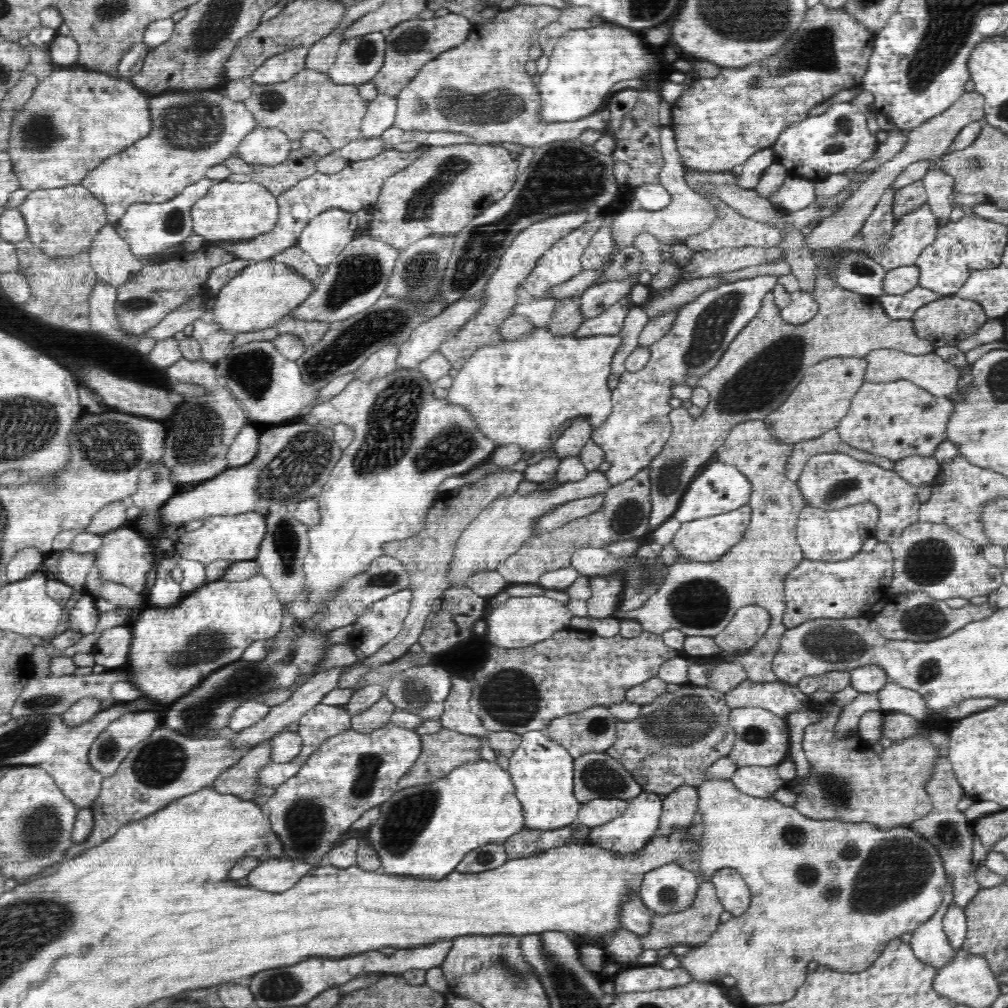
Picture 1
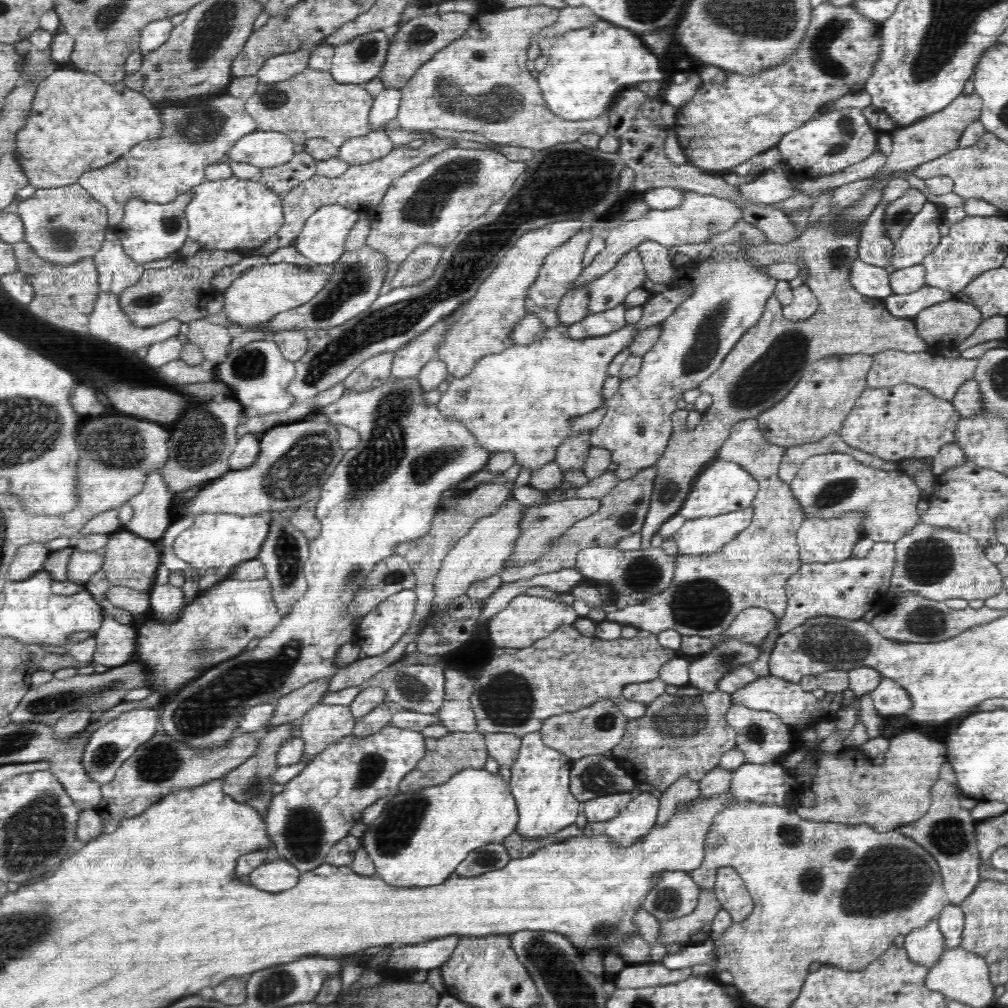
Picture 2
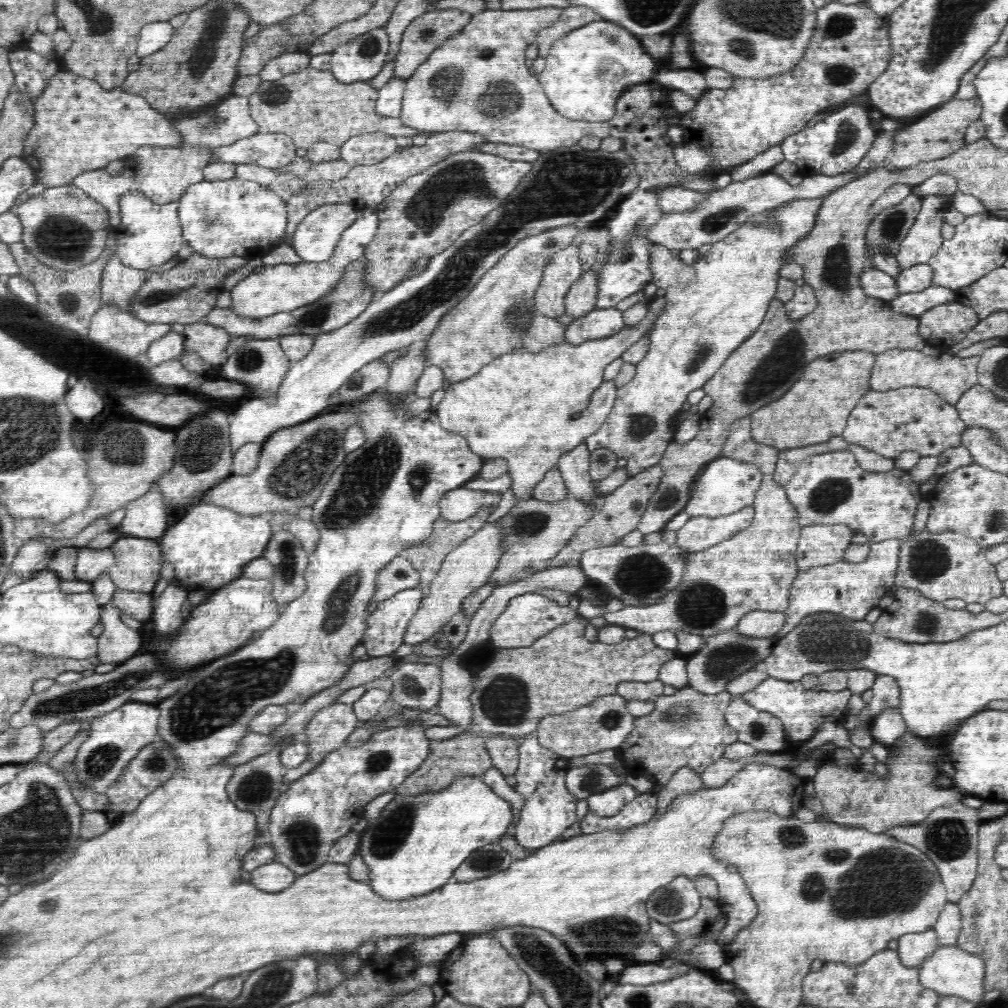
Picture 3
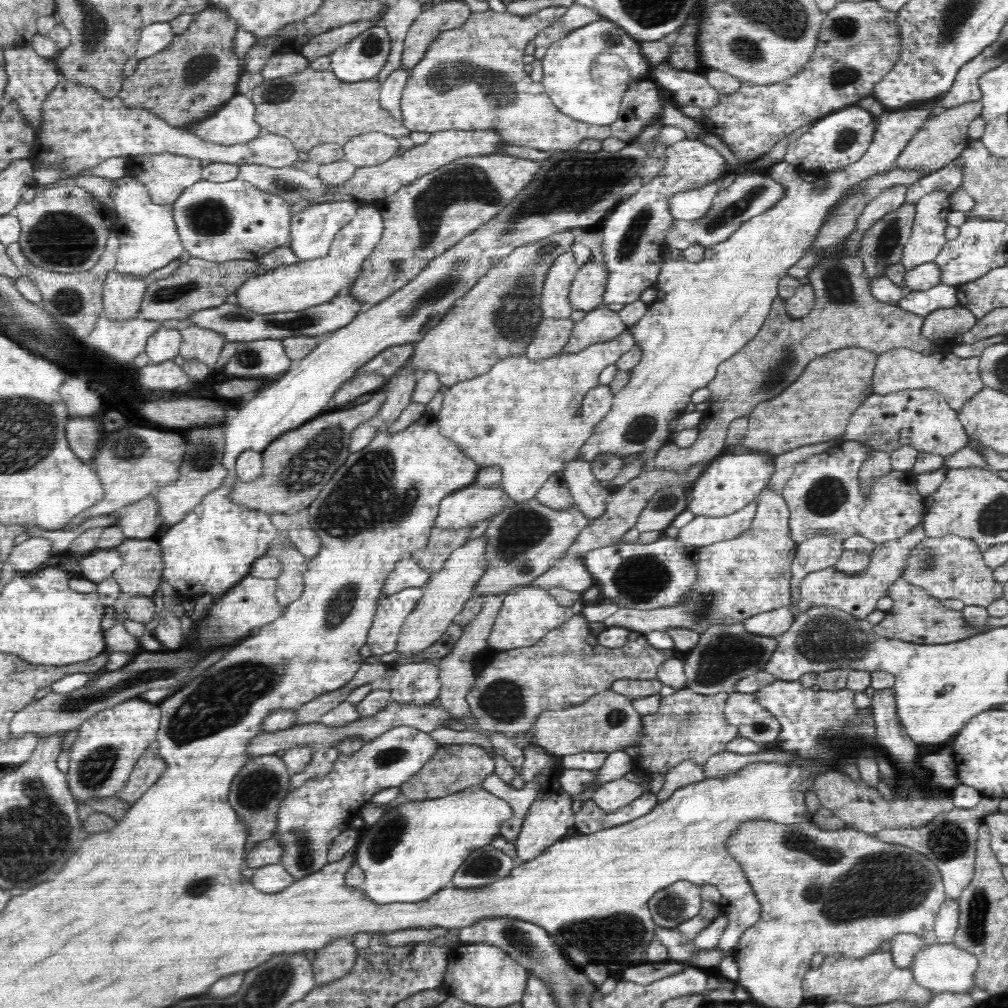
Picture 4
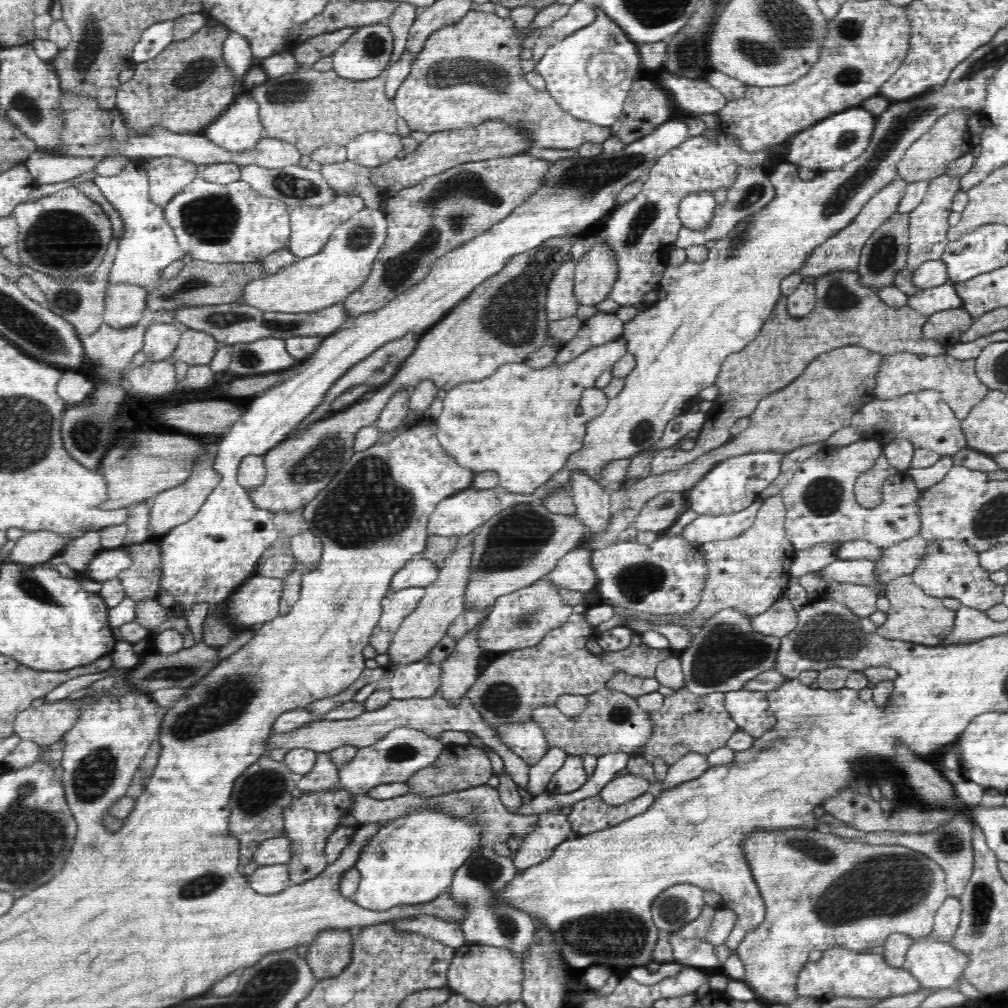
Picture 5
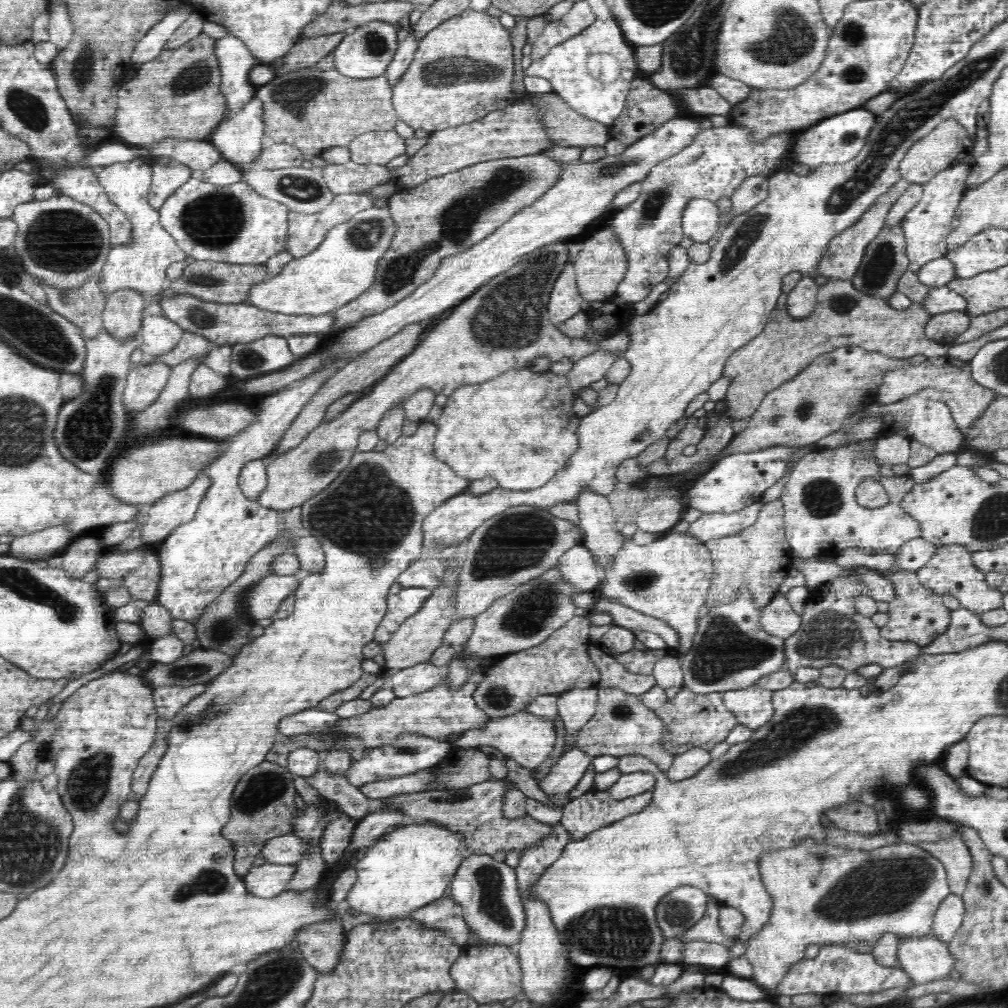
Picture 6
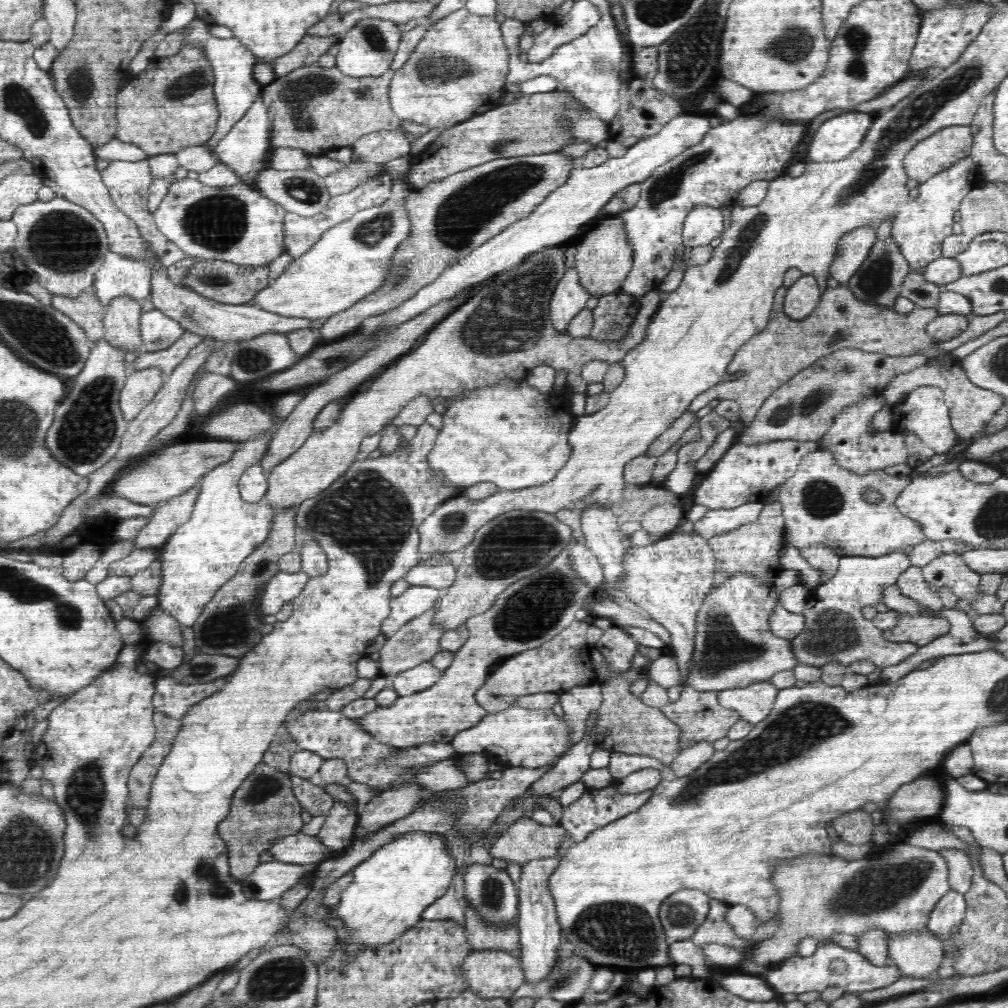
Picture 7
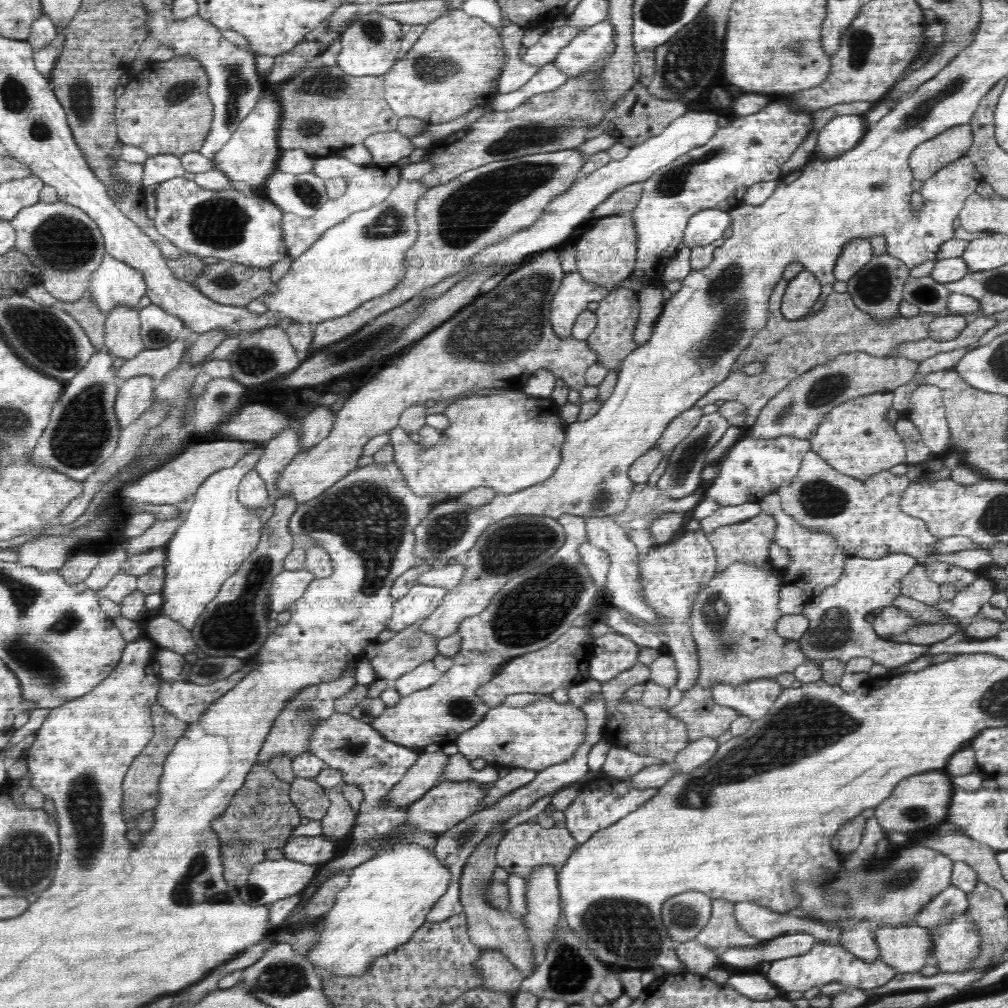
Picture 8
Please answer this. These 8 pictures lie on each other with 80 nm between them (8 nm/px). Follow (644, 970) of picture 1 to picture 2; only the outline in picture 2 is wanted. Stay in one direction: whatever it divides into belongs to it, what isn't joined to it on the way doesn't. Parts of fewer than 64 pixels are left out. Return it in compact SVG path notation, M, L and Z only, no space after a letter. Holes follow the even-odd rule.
M662 963L629 964L616 974L618 988L648 988L674 984L692 976L690 967L670 970Z

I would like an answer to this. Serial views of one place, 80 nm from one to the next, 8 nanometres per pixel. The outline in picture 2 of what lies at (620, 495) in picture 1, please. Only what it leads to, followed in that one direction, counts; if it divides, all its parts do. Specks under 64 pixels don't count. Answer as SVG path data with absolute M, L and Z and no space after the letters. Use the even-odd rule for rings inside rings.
M653 465L644 468L629 480L621 481L604 498L601 498L599 509L582 520L578 520L572 528L568 528L563 536L551 543L551 550L538 561L524 566L504 566L500 570L500 576L504 583L513 583L517 580L526 580L539 574L554 572L563 568L576 567L576 556L582 550L592 546L615 547L622 538L628 538L631 534L641 532L646 513L651 505L651 494L654 490L657 469Z

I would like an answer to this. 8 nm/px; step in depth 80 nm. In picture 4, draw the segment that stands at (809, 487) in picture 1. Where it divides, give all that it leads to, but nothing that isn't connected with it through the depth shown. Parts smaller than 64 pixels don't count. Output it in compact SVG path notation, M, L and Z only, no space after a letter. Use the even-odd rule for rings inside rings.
M844 441L834 449L811 456L798 465L792 474L792 478L788 480L785 488L780 491L789 508L789 533L792 540L796 541L796 545L814 539L818 532L831 532L834 539L840 541L859 535L876 545L880 545L903 538L923 521L925 515L923 496L916 490L916 475L912 471L893 470L887 476L874 481L874 487L870 490L868 496L861 494L860 470L863 466L862 462L874 452L873 448L860 442Z

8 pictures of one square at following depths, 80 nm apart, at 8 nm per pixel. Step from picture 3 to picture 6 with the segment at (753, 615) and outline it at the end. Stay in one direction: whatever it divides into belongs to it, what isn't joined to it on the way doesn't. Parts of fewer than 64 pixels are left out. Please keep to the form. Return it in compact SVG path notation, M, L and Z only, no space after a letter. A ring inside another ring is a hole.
M778 592L762 608L760 614L760 626L768 634L783 639L790 638L800 628L801 624L801 616L790 607L786 595L780 595Z

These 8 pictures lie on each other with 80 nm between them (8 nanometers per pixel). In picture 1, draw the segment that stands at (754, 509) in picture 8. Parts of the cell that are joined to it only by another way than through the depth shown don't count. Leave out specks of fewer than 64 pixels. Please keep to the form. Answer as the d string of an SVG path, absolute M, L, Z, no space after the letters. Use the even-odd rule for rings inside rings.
M750 505L742 506L736 510L709 516L687 523L682 523L680 530L673 539L674 547L679 556L690 561L713 561L732 550L736 544L740 543L744 532L748 530L752 516L752 507Z

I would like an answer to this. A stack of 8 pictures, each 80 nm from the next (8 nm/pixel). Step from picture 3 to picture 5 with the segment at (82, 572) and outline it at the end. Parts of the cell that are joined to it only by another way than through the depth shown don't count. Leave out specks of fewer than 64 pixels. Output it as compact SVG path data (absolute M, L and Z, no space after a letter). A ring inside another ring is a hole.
M124 548L102 550L88 562L86 571L82 575L103 583L117 578L118 573L130 568L132 563L132 556Z

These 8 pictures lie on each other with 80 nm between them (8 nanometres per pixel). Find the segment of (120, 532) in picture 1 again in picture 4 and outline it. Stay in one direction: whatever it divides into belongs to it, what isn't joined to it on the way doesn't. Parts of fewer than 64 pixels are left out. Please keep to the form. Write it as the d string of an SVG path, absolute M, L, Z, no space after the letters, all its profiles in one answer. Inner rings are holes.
M126 539L115 549L124 559L124 564L114 570L112 577L118 581L123 595L152 597L163 578L162 548L157 539Z

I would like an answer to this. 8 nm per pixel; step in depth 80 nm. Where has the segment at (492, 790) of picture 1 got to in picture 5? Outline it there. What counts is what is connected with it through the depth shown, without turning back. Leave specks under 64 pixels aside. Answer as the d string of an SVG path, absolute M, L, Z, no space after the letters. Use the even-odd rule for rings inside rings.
M429 806L408 812L408 816L384 821L368 846L353 860L361 879L352 902L385 912L389 908L434 901L449 889L456 871L479 843L480 833L477 816L456 818Z

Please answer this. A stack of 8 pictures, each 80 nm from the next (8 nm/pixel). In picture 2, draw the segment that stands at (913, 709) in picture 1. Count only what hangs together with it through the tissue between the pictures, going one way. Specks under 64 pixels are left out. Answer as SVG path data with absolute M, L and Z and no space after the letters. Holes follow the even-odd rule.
M883 678L871 697L876 712L882 716L903 715L911 707L906 690L889 678Z

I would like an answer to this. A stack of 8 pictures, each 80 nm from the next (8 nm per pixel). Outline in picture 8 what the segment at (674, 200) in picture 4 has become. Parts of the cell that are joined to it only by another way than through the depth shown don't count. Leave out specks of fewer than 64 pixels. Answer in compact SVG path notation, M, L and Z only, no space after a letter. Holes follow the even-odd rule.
M714 208L705 209L691 216L683 231L683 243L689 249L707 244L717 245L722 234L732 226L730 213Z

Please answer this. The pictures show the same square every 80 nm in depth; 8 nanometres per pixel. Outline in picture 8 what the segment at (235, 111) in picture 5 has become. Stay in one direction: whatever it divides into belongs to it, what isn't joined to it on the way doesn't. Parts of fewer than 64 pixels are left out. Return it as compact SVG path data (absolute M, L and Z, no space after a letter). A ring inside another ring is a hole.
M273 93L262 95L250 114L240 122L236 132L216 154L213 167L221 170L232 183L244 182L254 194L263 195L268 176L276 171L276 162L282 148L278 144L278 128L282 120L280 101Z

